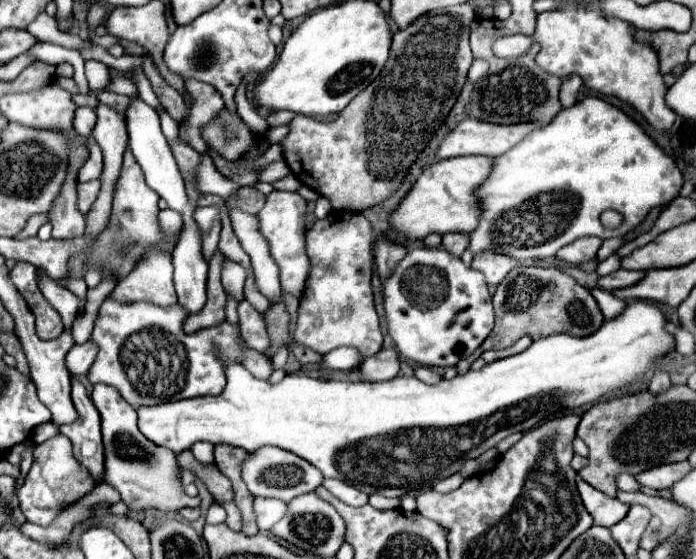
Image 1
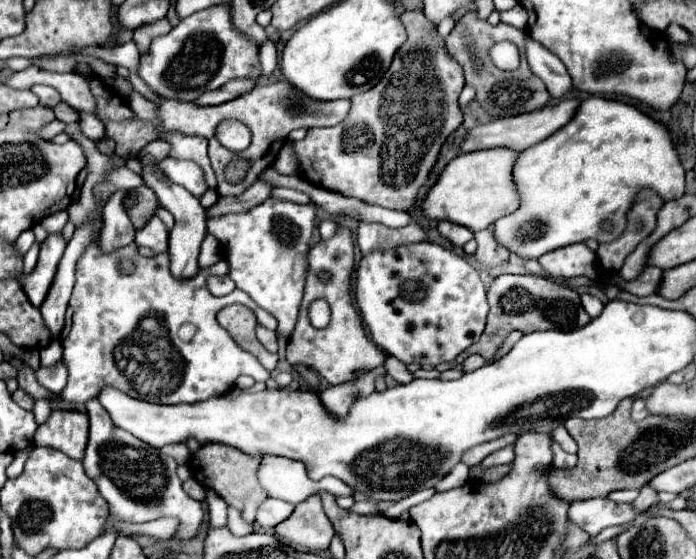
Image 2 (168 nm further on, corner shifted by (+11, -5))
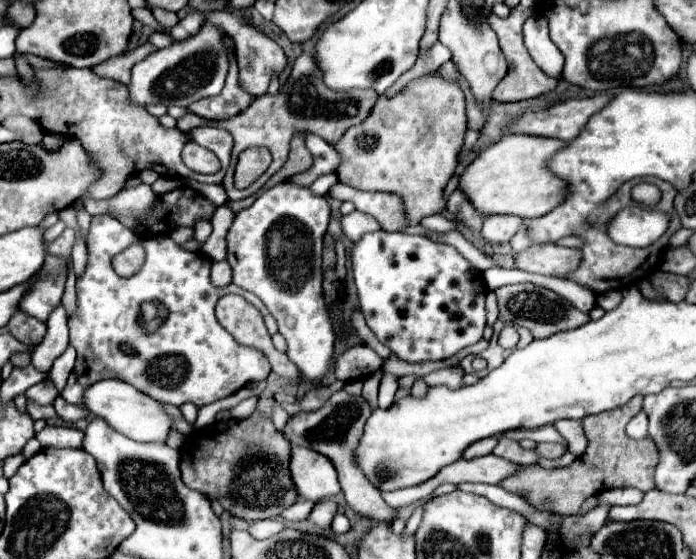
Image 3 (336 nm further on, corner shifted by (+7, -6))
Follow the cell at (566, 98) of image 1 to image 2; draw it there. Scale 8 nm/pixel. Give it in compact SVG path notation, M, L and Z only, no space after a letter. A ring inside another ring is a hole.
M527 37L527 63L531 71L547 85L551 97L563 97L571 89L571 77L557 55L549 53L541 43Z

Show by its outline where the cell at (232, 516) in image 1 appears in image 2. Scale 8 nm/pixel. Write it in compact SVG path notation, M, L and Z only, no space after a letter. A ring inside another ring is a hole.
M229 509L229 525L227 525L235 535L249 535L255 531L255 525L249 525L243 521L241 513L237 513L237 509Z

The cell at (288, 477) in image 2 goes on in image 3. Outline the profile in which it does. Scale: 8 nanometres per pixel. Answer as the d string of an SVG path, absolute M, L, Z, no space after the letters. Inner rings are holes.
M291 446L289 472L299 498L319 502L341 492L337 472L329 458L301 446Z

